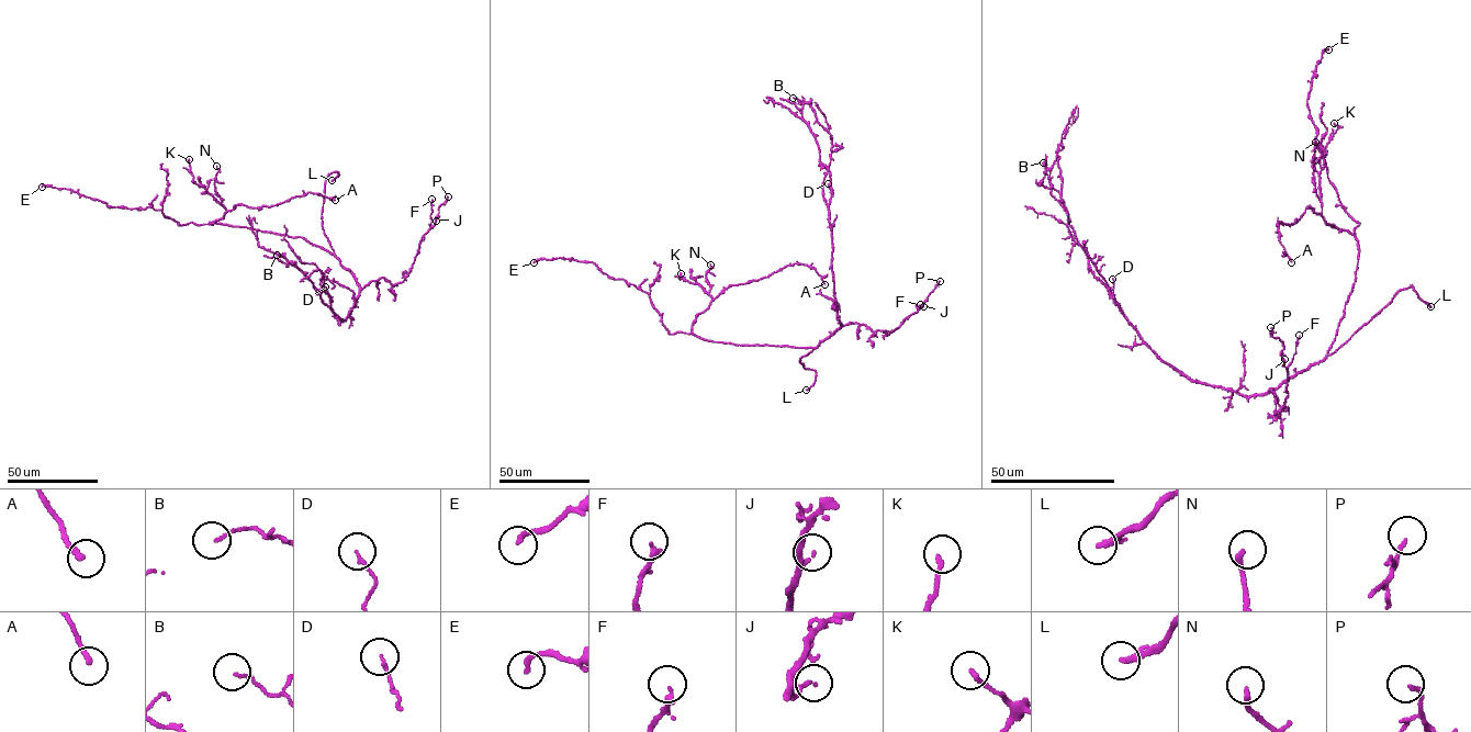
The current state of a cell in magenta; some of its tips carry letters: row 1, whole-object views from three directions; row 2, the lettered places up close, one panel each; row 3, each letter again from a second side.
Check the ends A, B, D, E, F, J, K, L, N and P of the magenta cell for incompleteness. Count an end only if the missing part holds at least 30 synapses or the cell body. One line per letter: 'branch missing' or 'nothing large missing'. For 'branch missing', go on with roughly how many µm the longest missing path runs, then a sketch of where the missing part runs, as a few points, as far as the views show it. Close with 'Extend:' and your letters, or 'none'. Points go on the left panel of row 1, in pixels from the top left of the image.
A: nothing large missing
B: nothing large missing
D: nothing large missing
E: nothing large missing
F: nothing large missing
J: nothing large missing
K: nothing large missing
L: branch missing; missing 10 µm
N: nothing large missing
P: nothing large missing
Extend: L

